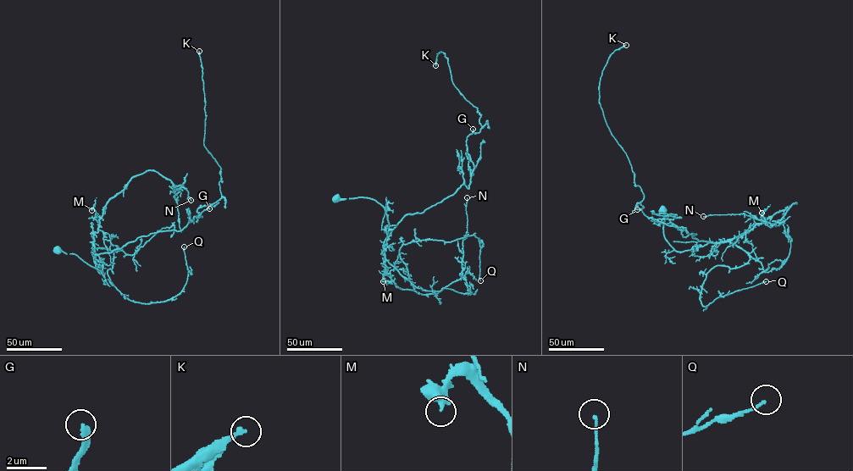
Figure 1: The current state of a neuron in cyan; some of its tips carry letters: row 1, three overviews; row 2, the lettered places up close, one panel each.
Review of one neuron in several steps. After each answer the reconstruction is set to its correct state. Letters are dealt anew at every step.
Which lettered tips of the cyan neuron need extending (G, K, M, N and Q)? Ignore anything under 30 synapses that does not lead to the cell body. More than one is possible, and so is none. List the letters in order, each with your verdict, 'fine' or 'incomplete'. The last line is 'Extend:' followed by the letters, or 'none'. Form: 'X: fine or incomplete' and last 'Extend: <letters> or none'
G: incomplete
K: incomplete
M: fine
N: fine
Q: fine
Extend: G, K

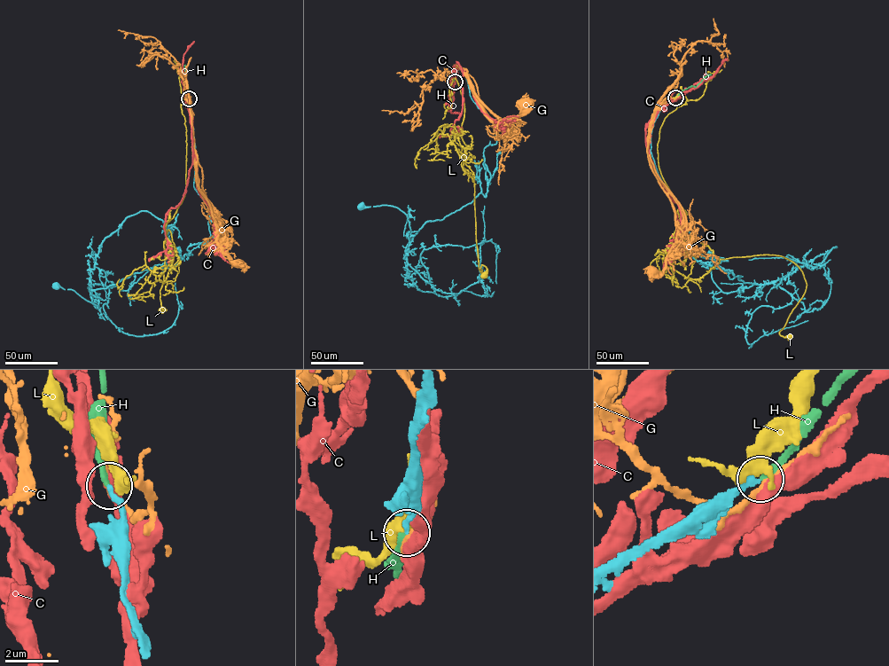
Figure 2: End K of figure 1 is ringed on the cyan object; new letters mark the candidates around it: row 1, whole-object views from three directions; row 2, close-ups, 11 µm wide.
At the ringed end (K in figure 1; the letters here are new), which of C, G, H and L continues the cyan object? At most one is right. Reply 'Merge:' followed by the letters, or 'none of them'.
Merge: H

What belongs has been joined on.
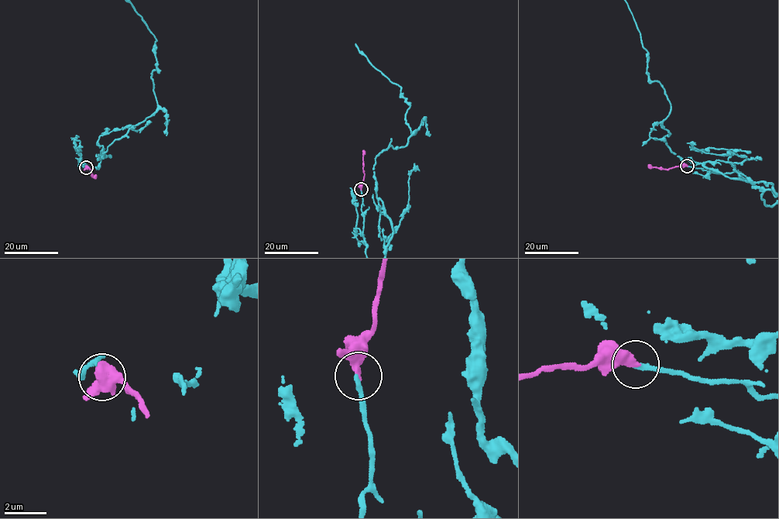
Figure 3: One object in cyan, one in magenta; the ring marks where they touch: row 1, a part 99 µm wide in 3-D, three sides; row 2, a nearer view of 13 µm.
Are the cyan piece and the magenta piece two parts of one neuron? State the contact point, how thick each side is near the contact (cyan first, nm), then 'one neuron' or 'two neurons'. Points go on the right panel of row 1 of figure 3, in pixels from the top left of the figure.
(687, 166) | 240/480 nm | one neuron

